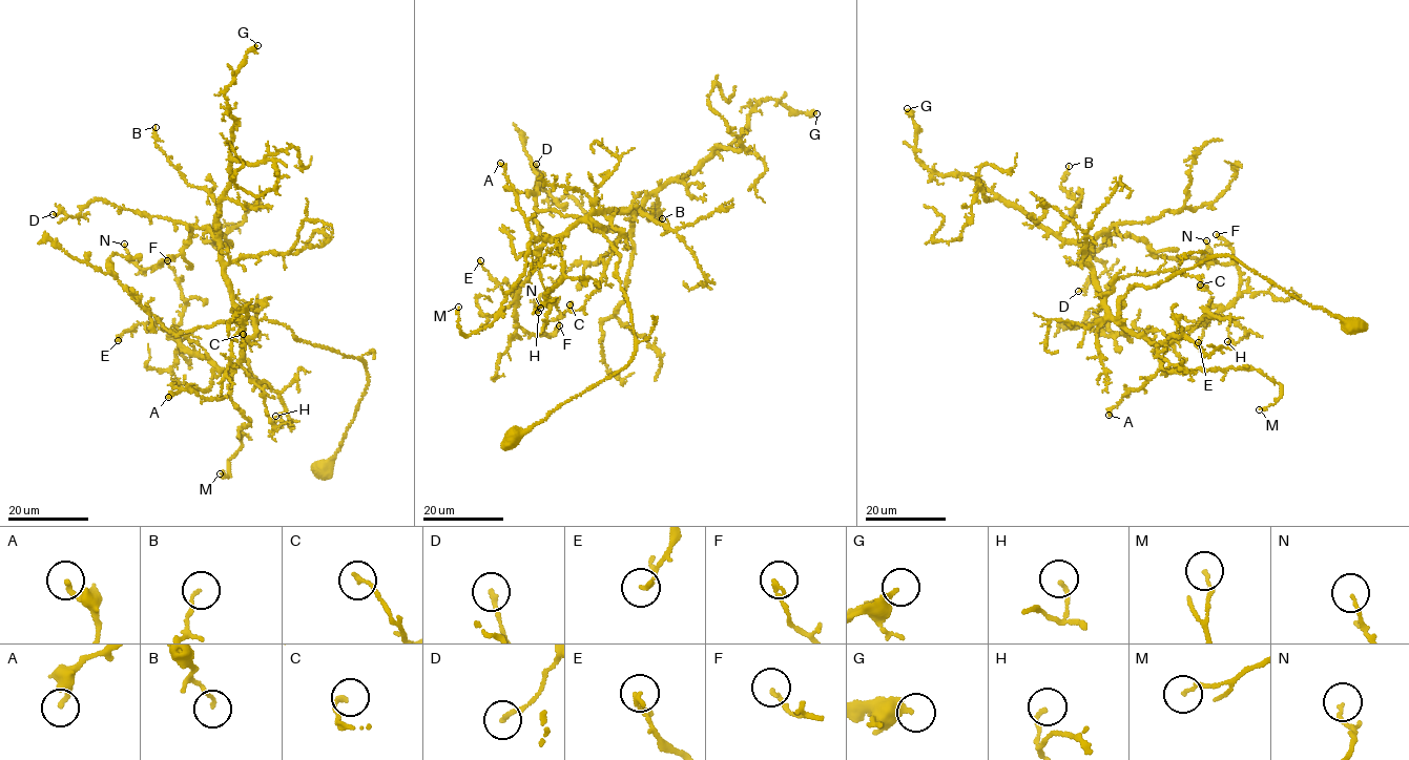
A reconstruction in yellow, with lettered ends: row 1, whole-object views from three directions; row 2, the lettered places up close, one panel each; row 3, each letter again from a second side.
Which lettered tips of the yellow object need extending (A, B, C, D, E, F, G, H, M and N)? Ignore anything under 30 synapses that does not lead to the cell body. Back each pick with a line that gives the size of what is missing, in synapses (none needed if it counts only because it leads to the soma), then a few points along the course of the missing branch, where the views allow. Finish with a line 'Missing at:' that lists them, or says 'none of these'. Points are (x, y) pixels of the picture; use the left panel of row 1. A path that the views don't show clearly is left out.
G: 50 syn | (257, 45), (266, 41), (269, 49), (280, 57), (284, 63), (281, 76), (275, 81), (281, 78)
Missing at: G

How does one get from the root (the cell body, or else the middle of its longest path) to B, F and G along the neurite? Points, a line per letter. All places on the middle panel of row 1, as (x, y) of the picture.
B: (511, 439), (632, 360), (620, 254), (588, 217), (651, 194), (662, 218)
F: (511, 439), (632, 360), (620, 254), (592, 222), (544, 240), (519, 288), (519, 326), (548, 337), (559, 325)
G: (511, 439), (632, 360), (620, 254), (588, 217), (634, 211), (728, 147), (762, 101), (816, 113)

